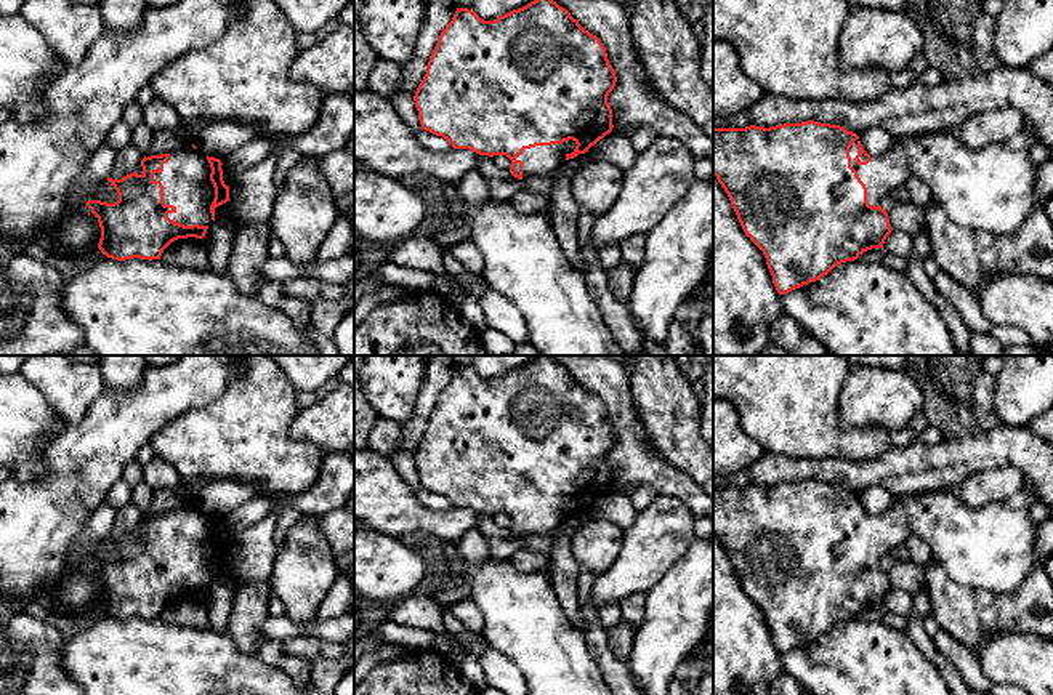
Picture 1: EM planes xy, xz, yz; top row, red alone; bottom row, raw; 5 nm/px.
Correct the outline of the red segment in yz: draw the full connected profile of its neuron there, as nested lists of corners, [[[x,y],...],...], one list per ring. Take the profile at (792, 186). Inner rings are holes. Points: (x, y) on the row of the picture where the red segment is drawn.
[[[814,120],[769,128],[713,128],[713,175],[728,194],[745,235],[763,251],[779,295],[819,280],[835,266],[854,261],[867,250],[883,250],[893,227],[880,200],[894,187],[904,186],[910,176],[918,176],[930,186],[933,200],[960,227],[1007,235],[1019,231],[1031,213],[1048,202],[1032,192],[1035,173],[1037,167],[1026,151],[1015,151],[1007,144],[974,151],[950,131],[896,139],[883,155],[870,157],[856,133]]]

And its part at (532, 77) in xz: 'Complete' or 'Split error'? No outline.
Split error

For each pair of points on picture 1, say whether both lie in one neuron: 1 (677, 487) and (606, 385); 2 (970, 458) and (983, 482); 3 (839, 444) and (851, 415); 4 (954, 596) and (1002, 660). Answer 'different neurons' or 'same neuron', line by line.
1: same neuron
2: different neurons
3: different neurons
4: different neurons

